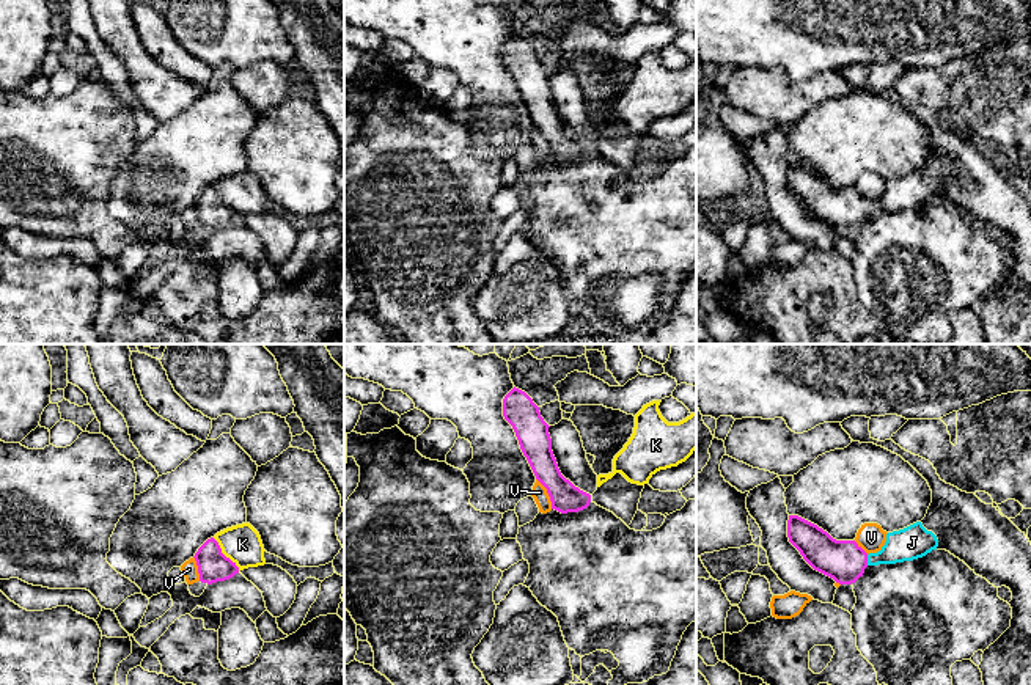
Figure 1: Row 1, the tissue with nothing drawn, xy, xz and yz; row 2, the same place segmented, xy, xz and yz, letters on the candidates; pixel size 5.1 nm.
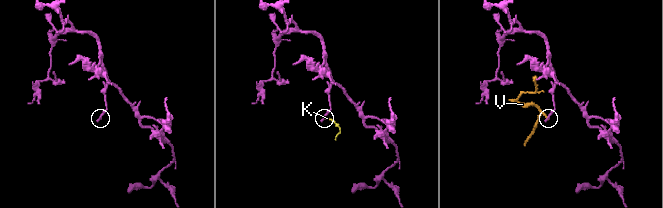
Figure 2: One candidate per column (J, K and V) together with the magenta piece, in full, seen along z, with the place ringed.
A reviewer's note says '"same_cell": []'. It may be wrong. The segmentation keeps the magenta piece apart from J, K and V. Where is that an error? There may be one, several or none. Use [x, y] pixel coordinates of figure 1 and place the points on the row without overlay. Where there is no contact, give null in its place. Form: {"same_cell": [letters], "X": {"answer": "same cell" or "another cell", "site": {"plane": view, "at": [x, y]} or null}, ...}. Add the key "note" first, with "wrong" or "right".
{"note": "wrong", "same_cell": ["J"], "J": {"answer": "same cell", "site": {"plane": "yz", "at": [866, 208]}}, "K": {"answer": "another cell", "site": {"plane": "xy", "at": [223, 203]}}, "V": {"answer": "another cell", "site": {"plane": "xz", "at": [547, 140]}}}

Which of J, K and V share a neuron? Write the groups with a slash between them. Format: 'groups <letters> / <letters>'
groups J / K V

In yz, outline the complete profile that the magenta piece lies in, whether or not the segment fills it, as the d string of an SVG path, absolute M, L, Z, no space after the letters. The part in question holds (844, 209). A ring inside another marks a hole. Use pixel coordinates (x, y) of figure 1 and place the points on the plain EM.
M789 163L787 185L814 218L839 233L855 231L868 214L913 209L938 195L937 184L921 170L888 181L882 198L869 203L855 189L836 189L798 163Z

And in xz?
M514 35L503 47L503 64L512 74L536 127L547 137L552 157L561 162L586 157L591 143L561 123L552 99L550 74L533 47Z

